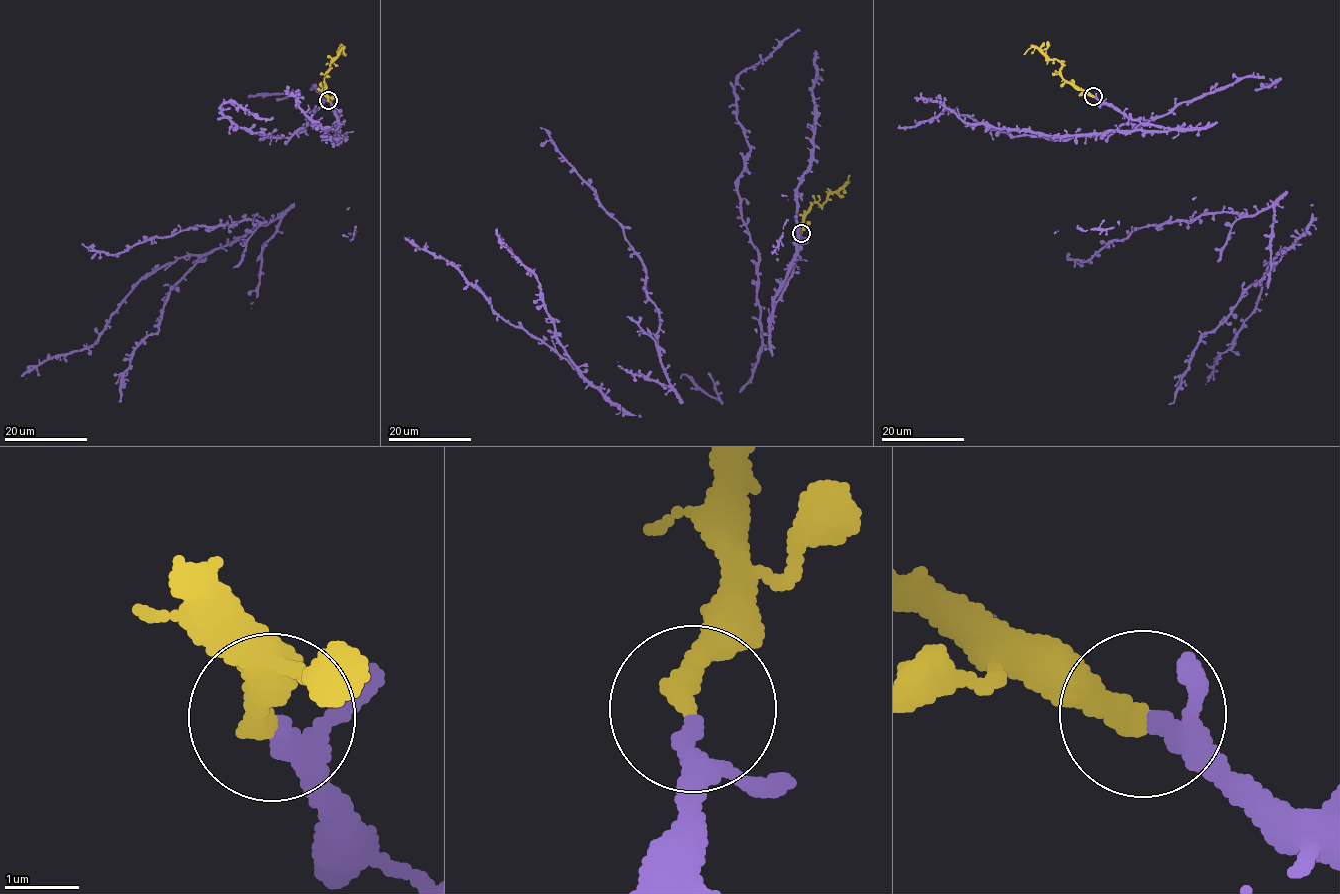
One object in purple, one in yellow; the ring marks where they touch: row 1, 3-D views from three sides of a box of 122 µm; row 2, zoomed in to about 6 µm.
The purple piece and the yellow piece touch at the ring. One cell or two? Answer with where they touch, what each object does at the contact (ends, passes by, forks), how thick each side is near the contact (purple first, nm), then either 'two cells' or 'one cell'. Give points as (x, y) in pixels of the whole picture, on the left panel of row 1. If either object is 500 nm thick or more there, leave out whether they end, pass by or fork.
at (328, 100); purple passes by; yellow ends there; 220 nm thick on the purple side, 360 nm on the other; one cell

